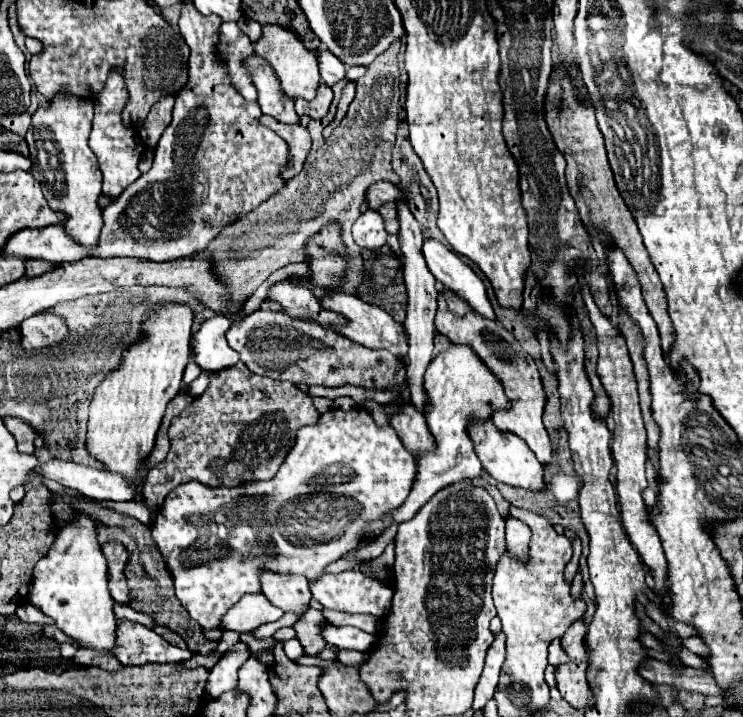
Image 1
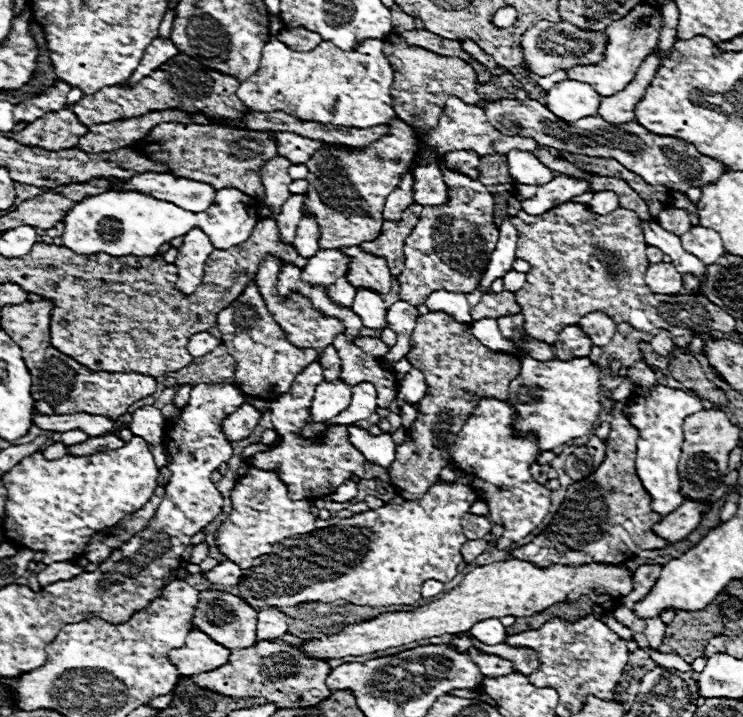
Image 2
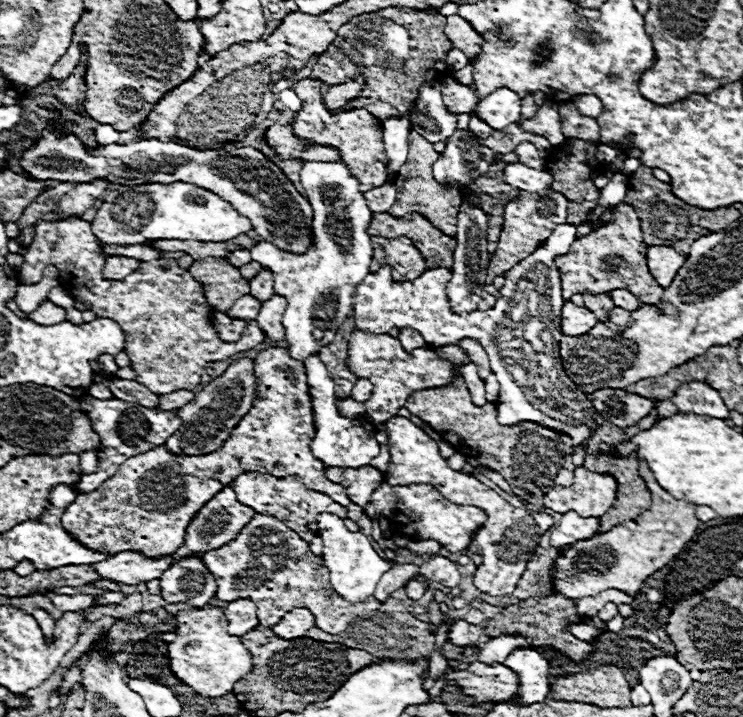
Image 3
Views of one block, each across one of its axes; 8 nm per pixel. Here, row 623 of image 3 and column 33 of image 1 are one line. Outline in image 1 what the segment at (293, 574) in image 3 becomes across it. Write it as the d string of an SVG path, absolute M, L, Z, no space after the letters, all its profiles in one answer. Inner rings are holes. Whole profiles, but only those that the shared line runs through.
M28 260L26 262L26 272L24 272L24 278L36 278L36 276L42 276L44 272L48 270L56 270L60 264L54 264L54 262L44 262L44 260ZM40 312L20 324L22 348L26 352L36 352L44 348L54 348L68 340L70 328L62 316L54 312Z

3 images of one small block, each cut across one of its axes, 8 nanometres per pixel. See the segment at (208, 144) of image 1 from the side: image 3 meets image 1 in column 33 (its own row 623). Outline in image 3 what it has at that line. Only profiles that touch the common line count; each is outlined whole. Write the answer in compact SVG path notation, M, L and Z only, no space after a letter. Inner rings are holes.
M238 598L236 602L224 604L224 616L228 620L228 632L244 636L248 630L258 626L256 618L256 604L248 602L246 598Z

